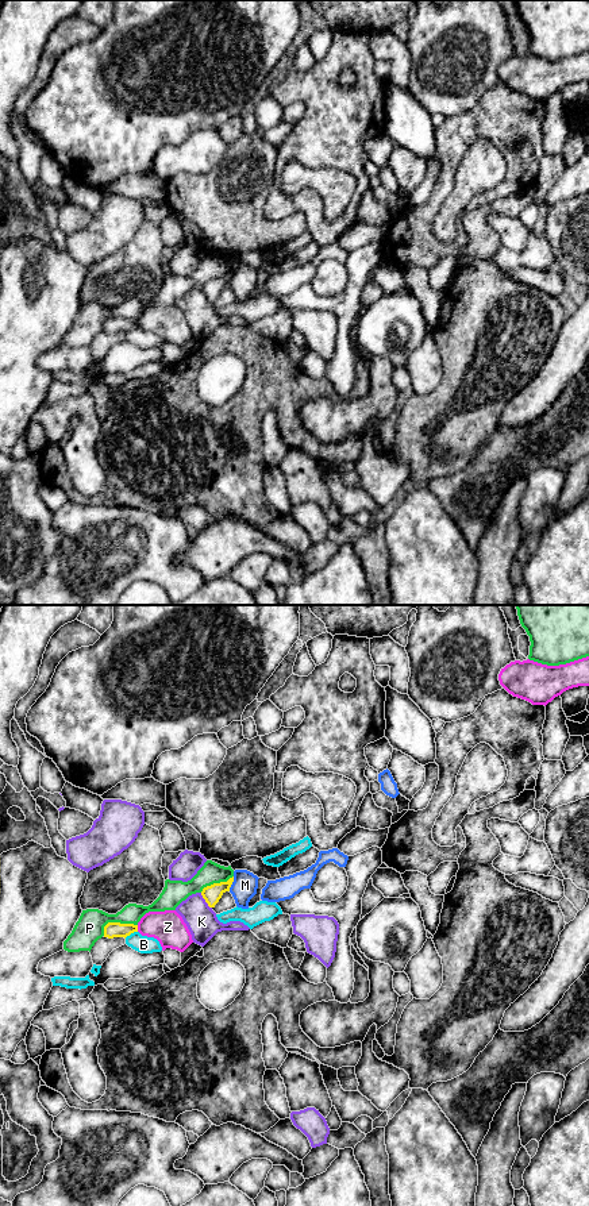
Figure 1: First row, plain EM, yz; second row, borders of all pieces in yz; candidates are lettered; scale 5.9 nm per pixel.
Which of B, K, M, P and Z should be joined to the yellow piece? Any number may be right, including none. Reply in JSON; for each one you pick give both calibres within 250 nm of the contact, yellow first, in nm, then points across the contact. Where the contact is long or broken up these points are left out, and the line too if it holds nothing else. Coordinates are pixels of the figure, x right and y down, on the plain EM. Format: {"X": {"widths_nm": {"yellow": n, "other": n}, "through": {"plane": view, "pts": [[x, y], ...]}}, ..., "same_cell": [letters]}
{"same_cell": []}

